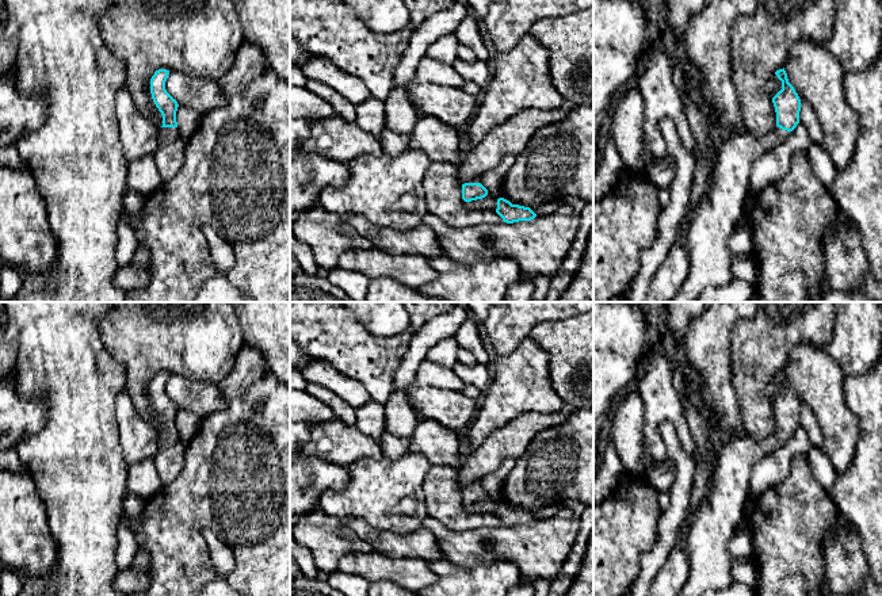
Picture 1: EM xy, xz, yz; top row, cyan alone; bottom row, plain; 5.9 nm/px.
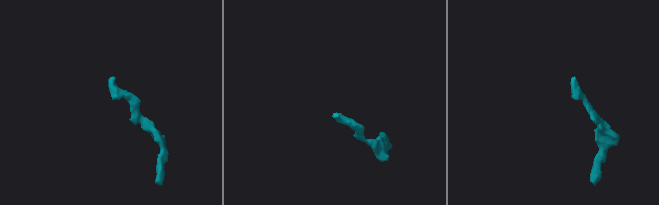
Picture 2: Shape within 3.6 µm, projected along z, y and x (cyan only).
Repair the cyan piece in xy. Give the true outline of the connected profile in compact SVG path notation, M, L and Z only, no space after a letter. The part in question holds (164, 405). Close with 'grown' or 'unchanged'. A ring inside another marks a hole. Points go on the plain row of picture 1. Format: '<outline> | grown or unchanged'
M159 372L150 382L152 402L163 419L163 429L159 432L159 448L168 448L180 439L176 425L179 408L165 393L168 378L169 374Z | grown

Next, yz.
M783 372L775 375L782 393L772 401L776 429L767 438L730 436L717 452L711 493L691 519L683 536L690 554L690 577L677 596L702 596L710 589L725 589L733 581L730 538L749 519L749 481L753 467L783 446L799 427L801 402Z | grown

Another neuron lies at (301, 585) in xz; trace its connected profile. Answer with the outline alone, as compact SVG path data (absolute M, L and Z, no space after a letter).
M297 576L290 580L290 596L343 596L327 581Z

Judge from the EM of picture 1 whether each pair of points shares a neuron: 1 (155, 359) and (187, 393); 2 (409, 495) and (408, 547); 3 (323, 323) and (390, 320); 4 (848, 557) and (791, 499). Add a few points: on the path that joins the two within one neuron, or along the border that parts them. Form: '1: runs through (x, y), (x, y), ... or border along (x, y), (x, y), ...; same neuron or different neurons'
1: border along (170, 374), (180, 374), (202, 382); different neurons
2: border along (422, 527), (407, 534), (392, 534), (377, 528); different neurons
3: border along (354, 316), (371, 332), (388, 336); different neurons
4: border along (839, 512), (823, 547), (824, 566); different neurons

